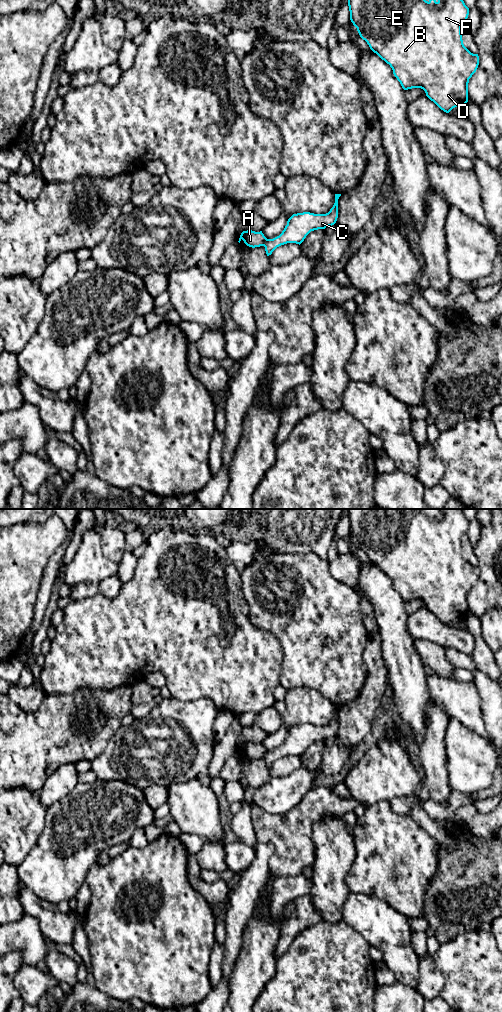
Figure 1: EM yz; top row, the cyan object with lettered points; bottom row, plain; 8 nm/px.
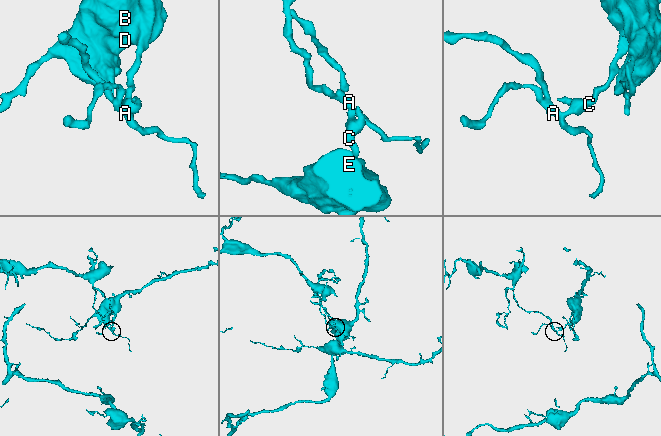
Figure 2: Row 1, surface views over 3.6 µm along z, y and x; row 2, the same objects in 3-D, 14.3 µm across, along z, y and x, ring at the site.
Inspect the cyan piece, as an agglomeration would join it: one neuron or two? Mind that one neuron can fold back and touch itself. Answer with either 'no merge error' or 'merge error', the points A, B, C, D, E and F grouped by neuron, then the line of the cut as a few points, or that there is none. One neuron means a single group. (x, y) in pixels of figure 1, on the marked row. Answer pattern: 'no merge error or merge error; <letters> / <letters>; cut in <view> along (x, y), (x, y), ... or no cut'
merge error; A / B C D E F; cut in yz along (267, 239), (263, 245)

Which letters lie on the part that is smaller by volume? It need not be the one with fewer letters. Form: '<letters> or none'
B, C, D, E, F

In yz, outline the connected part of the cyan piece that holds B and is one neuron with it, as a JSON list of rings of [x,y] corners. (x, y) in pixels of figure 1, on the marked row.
[[[348,0],[350,20],[357,28],[360,37],[367,42],[370,49],[384,60],[393,70],[394,76],[400,82],[404,90],[421,88],[426,96],[433,101],[441,110],[449,113],[457,106],[465,106],[468,102],[468,83],[469,79],[476,72],[479,65],[478,54],[471,53],[463,44],[461,25],[467,21],[469,8],[463,0]]]

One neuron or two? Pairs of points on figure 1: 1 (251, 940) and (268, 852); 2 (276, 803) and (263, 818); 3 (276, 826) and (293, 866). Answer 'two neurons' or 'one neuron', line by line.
1: two neurons
2: two neurons
3: one neuron

